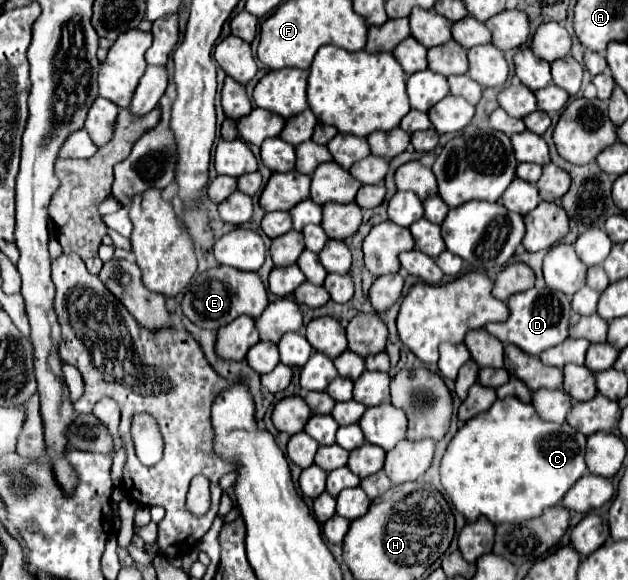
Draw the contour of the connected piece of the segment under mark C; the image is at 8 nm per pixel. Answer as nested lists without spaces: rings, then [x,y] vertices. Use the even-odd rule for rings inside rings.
[[[508,396],[468,420],[450,440],[442,462],[440,482],[454,508],[468,520],[486,516],[492,524],[532,520],[544,508],[556,506],[572,484],[586,474],[586,436],[570,424],[544,422],[532,404]]]

